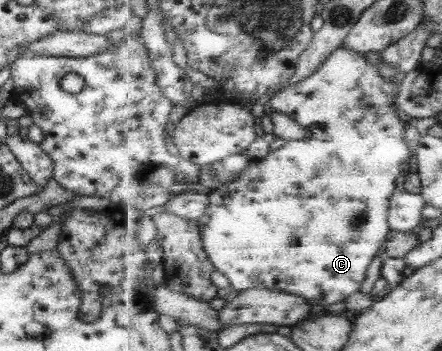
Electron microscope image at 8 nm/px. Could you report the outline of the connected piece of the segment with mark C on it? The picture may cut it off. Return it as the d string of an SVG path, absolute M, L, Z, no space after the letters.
M340 47L327 56L316 74L294 86L286 86L285 89L269 99L271 106L276 111L294 119L308 130L311 136L308 140L285 141L285 144L279 149L271 151L267 158L252 159L251 164L234 181L228 181L208 191L211 200L210 206L203 218L198 220L203 234L203 246L209 254L209 259L216 269L228 278L236 291L264 287L303 296L311 305L319 304L320 306L344 303L347 296L358 291L361 292L361 286L368 277L366 273L368 273L369 266L376 260L374 256L385 245L390 231L393 230L390 227L389 210L396 190L396 180L400 176L408 174L411 167L411 148L405 135L405 125L394 111L397 95L398 90L394 80L386 80L384 76L380 76L378 66L370 64L367 55Z

